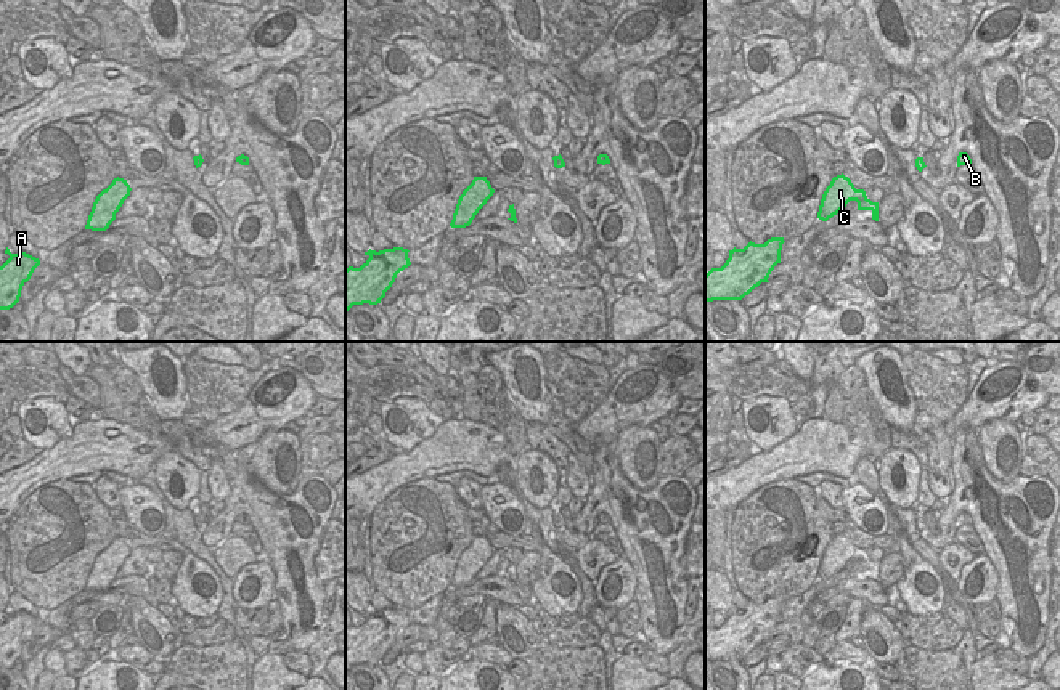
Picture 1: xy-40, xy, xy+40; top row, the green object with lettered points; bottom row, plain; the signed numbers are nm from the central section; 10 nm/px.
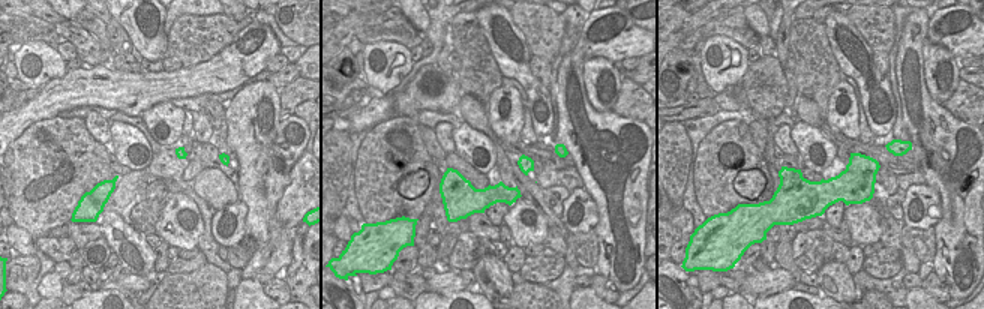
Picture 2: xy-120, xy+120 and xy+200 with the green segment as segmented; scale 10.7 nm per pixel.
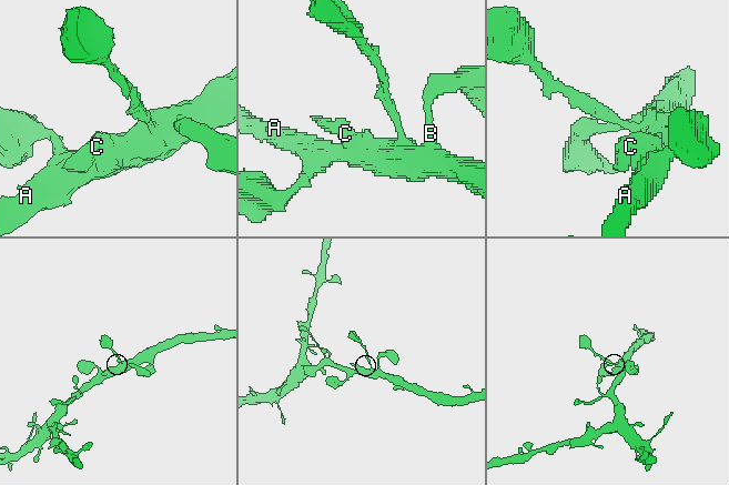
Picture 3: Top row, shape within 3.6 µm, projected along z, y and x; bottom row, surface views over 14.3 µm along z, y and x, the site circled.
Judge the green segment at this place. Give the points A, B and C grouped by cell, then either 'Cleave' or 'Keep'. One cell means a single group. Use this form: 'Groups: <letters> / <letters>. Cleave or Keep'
Groups: A B C. Keep

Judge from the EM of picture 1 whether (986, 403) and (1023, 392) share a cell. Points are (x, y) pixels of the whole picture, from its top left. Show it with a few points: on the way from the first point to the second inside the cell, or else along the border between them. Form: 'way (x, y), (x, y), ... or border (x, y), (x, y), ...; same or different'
way (996, 400), (1014, 393); same

